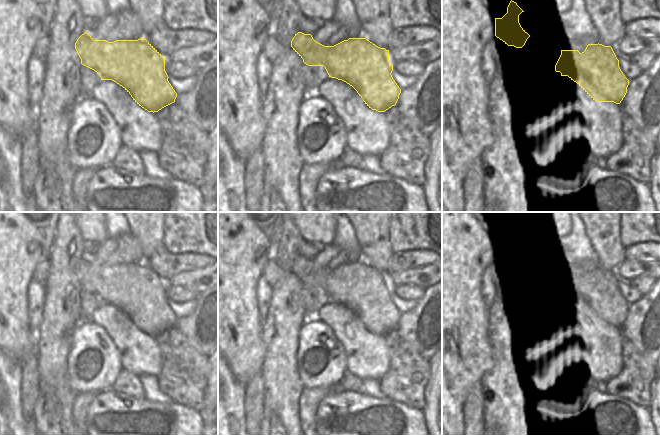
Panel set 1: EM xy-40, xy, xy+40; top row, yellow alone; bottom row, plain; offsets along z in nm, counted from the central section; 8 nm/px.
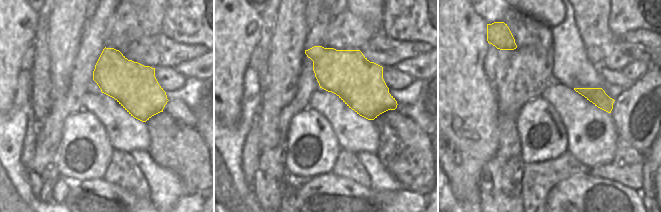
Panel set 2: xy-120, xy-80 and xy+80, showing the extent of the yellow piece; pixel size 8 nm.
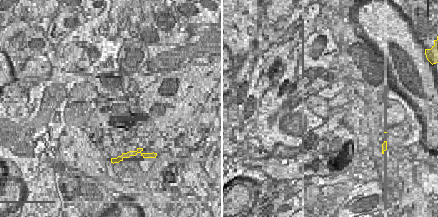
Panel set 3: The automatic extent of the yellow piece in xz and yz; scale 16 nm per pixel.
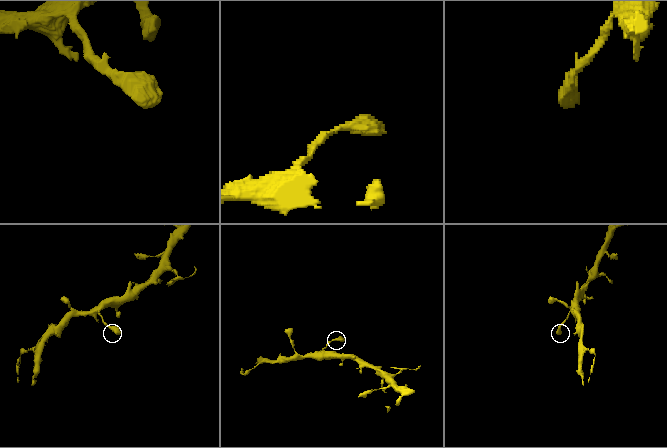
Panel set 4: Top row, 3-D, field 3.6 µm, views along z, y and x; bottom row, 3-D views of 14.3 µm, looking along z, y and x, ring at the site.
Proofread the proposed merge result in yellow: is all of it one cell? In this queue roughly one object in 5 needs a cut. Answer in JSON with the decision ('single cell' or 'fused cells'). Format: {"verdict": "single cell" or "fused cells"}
{"verdict": "single cell"}

